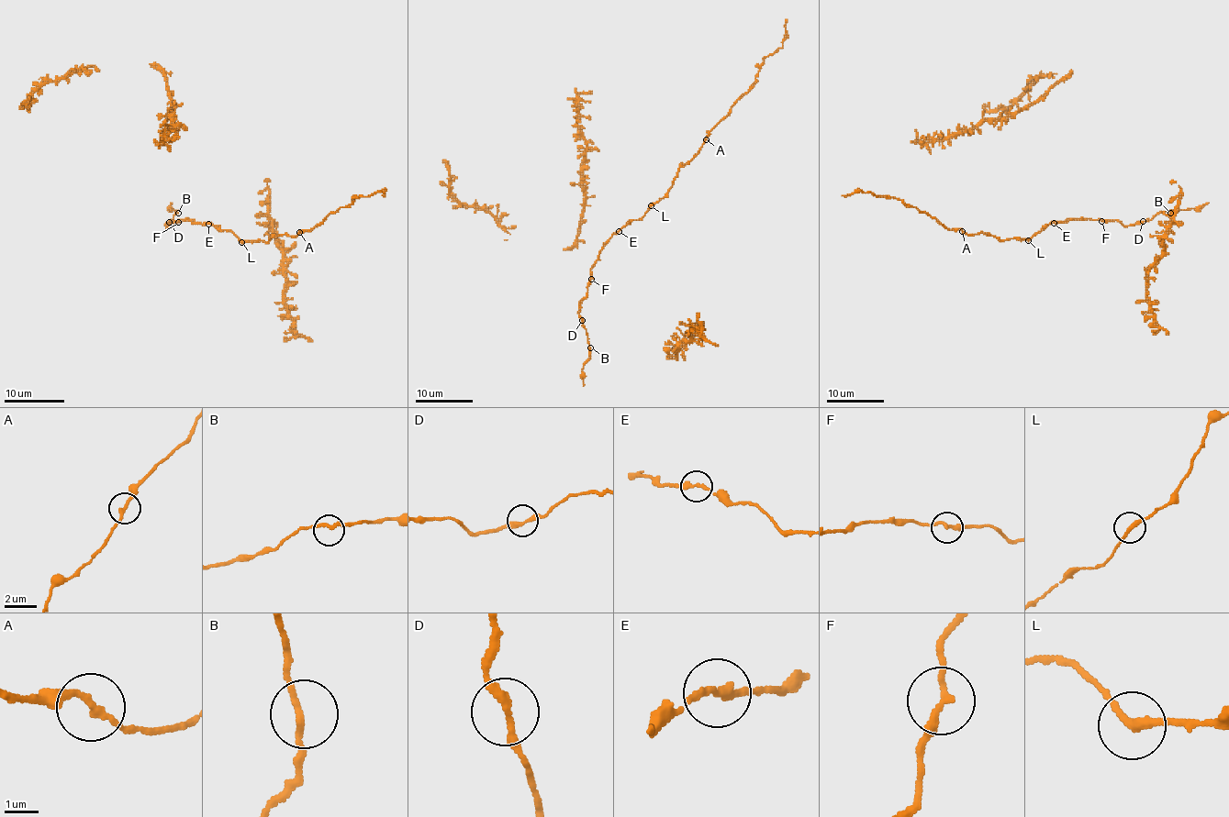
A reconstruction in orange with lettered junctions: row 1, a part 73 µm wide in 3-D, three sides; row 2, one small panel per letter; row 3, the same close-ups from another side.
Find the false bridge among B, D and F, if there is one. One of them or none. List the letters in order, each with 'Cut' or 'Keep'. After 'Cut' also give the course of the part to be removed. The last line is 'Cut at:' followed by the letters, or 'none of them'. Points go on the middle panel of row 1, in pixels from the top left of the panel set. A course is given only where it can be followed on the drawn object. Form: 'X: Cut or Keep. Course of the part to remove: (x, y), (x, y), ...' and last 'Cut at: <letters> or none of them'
B: Keep
D: Keep
F: Keep
Cut at: none of them

